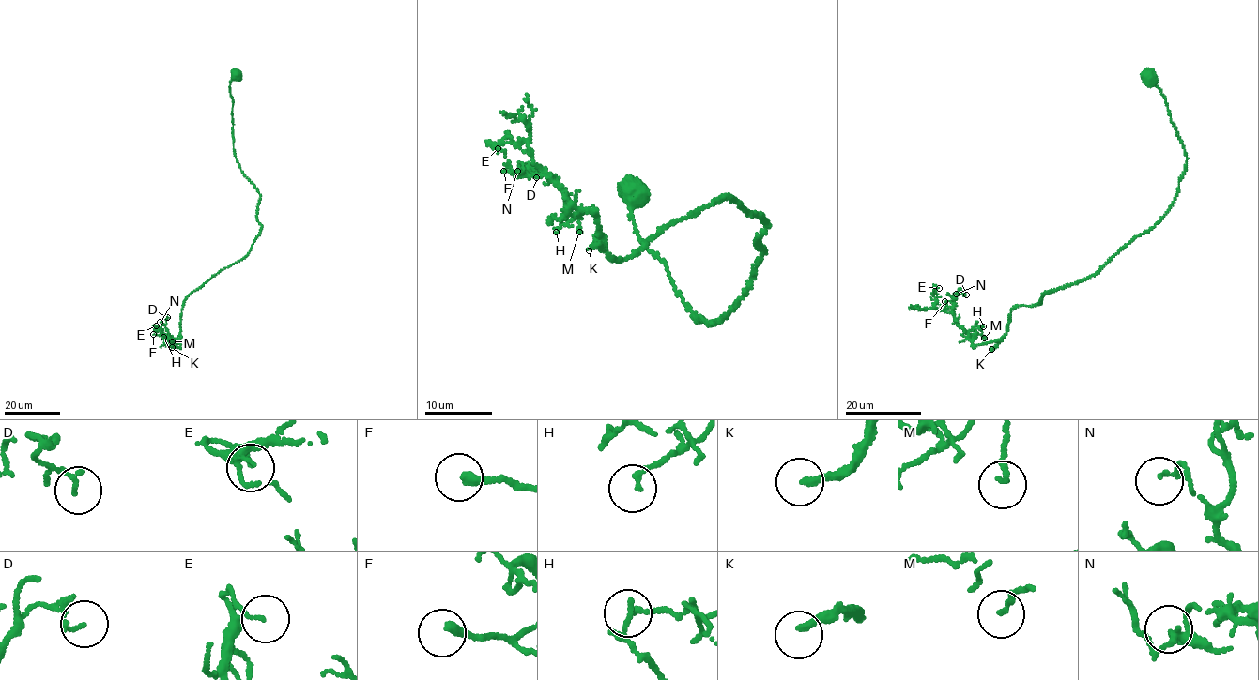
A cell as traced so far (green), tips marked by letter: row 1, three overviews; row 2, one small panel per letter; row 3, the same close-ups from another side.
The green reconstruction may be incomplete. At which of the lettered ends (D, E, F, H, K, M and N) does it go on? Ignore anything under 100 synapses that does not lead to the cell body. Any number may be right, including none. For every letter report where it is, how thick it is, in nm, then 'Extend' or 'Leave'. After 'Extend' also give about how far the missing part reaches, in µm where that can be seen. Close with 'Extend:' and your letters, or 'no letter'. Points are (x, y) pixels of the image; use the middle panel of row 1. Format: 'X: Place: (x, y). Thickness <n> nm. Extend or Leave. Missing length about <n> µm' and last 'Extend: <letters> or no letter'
D: Place: (536, 177). Thickness 120 nm. Leave
E: Place: (498, 148). Thickness 90 nm. Leave
F: Place: (503, 171). Thickness 280 nm. Leave
H: Place: (556, 232). Thickness 160 nm. Leave
K: Place: (589, 250). Thickness 200 nm. Extend. Missing length about 80 µm
M: Place: (579, 232). Thickness 140 nm. Leave
N: Place: (517, 171). Thickness 110 nm. Leave
Extend: K

